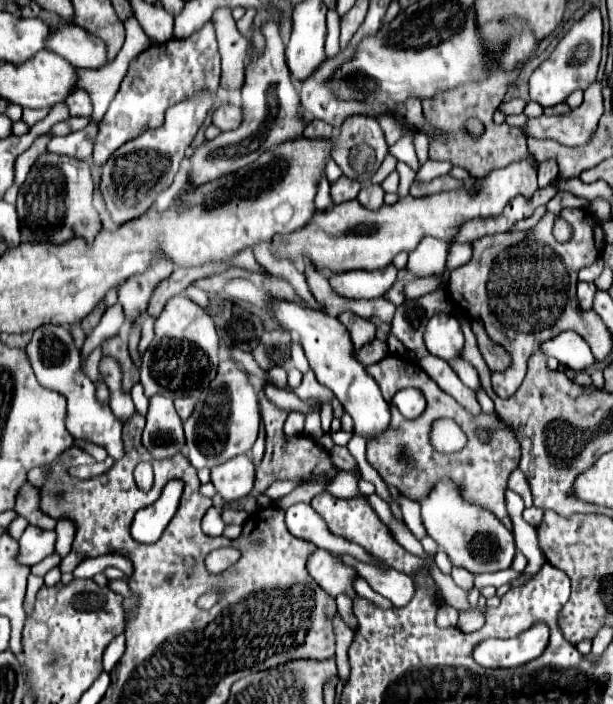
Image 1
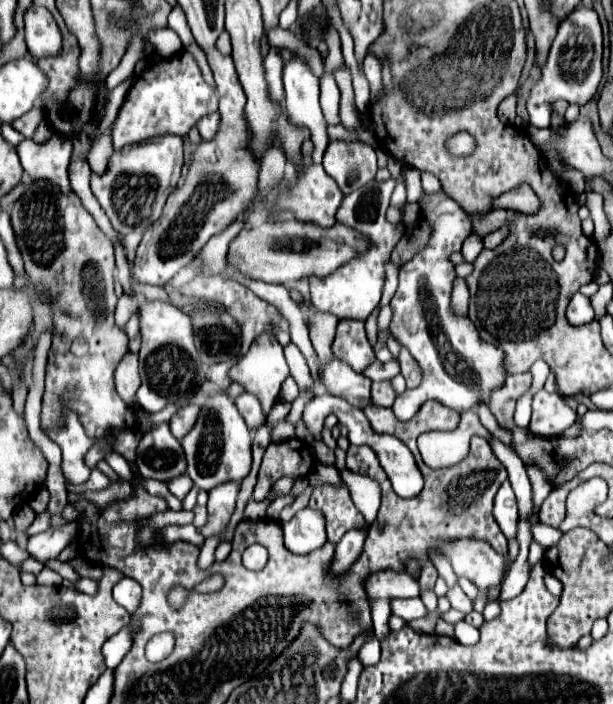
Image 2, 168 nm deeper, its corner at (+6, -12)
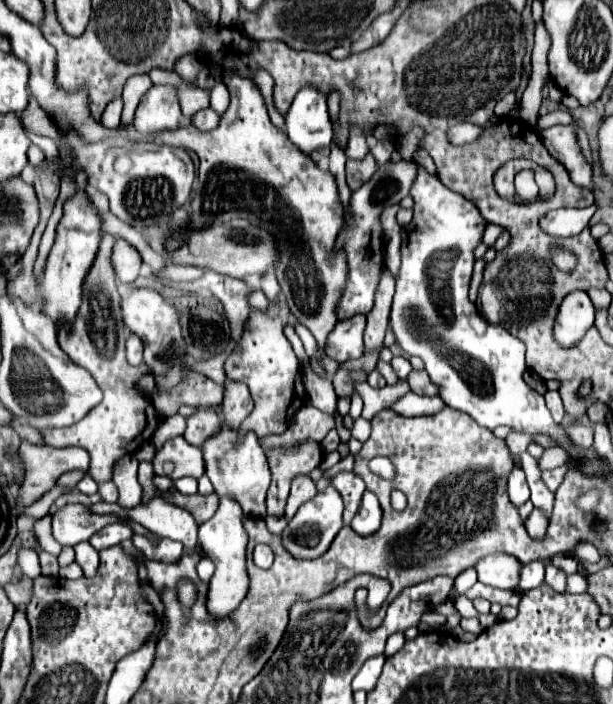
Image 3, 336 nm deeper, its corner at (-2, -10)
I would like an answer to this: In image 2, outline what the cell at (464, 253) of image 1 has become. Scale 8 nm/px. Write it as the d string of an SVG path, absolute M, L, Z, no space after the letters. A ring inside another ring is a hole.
M473 232L471 236L467 236L467 240L463 242L463 256L465 256L465 260L467 262L475 262L475 258L479 256L479 252L483 250L483 238L477 234L477 232Z

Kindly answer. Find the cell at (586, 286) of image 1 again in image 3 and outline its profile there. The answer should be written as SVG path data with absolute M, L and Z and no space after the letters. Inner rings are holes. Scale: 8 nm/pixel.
M571 292L559 306L555 320L555 340L563 346L579 342L581 334L587 332L595 322L595 306L587 292Z

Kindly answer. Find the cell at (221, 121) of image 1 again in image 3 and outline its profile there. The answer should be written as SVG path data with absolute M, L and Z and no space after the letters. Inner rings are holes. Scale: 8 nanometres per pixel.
M203 108L193 116L193 126L199 130L215 130L219 126L221 116L213 108Z

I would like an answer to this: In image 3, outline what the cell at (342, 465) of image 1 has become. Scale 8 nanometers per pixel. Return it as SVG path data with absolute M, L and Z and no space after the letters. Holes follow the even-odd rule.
M333 428L333 430L323 438L321 446L323 446L323 450L325 450L327 454L329 454L329 452L335 452L335 450L339 448L339 434L337 434L335 428Z

